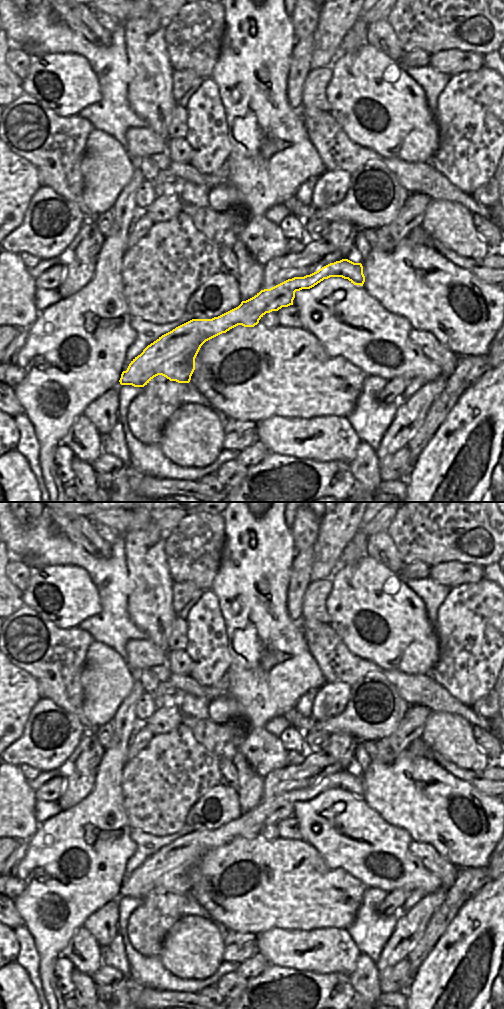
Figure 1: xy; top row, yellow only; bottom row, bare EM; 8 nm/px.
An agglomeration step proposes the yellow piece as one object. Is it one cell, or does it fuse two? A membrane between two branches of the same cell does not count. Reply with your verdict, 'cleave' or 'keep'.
keep

